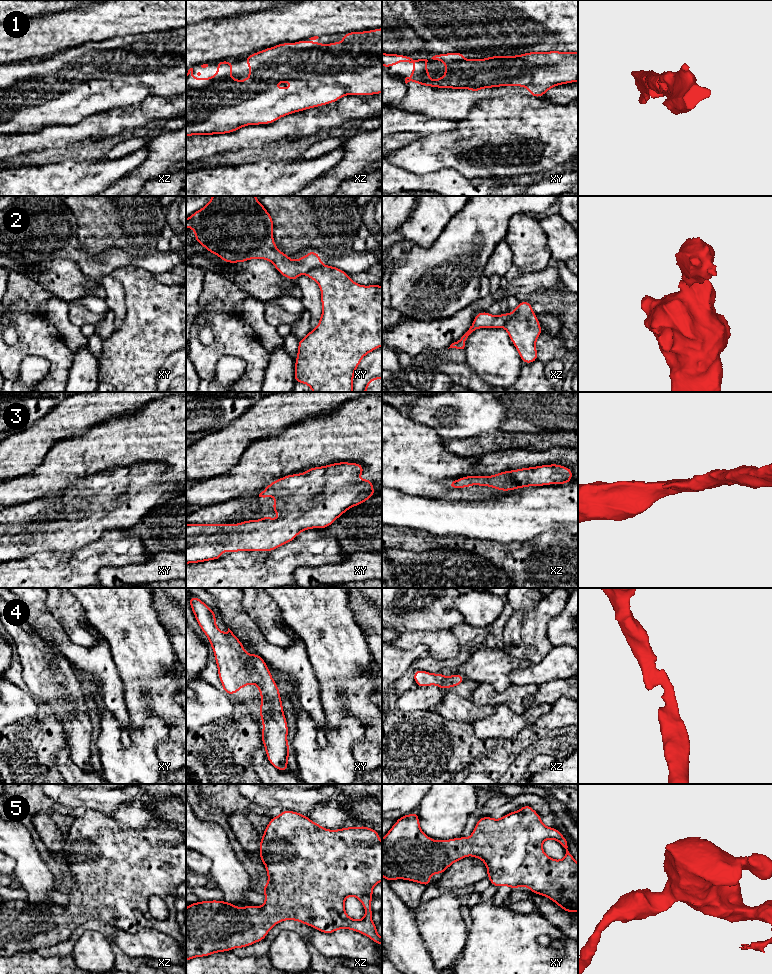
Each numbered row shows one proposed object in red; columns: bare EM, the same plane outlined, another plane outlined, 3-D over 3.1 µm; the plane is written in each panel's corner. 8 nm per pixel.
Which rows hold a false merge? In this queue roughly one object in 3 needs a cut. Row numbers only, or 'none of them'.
2

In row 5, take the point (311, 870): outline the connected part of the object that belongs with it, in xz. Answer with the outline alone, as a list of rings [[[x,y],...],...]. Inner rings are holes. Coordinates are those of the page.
[[[283,810],[277,817],[270,818],[270,821],[261,836],[259,845],[260,859],[266,867],[268,875],[268,883],[262,887],[265,894],[265,902],[263,906],[249,905],[244,907],[236,907],[234,904],[226,901],[210,900],[199,901],[197,903],[190,903],[186,908],[186,961],[192,960],[194,957],[206,957],[217,952],[231,951],[233,948],[244,948],[254,943],[260,942],[265,939],[268,932],[277,925],[280,921],[294,920],[301,922],[305,925],[315,928],[322,933],[332,934],[338,929],[349,929],[361,933],[369,937],[373,942],[378,945],[382,945],[382,937],[377,933],[377,926],[372,922],[373,911],[371,909],[371,901],[373,899],[373,888],[379,882],[382,881],[382,842],[380,841],[379,833],[370,827],[346,827],[337,830],[329,830],[323,826],[310,820],[306,815],[298,812]],[[348,896],[354,896],[358,898],[364,909],[365,917],[360,920],[350,918],[345,911],[344,903]]]

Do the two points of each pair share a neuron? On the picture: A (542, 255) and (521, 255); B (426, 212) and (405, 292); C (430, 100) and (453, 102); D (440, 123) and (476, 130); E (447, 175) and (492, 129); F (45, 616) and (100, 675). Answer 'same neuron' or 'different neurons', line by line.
A: same neuron
B: different neurons
C: same neuron
D: different neurons
E: different neurons
F: same neuron

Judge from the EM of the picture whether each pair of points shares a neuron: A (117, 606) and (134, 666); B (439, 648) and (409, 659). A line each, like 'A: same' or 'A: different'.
A: same
B: different

